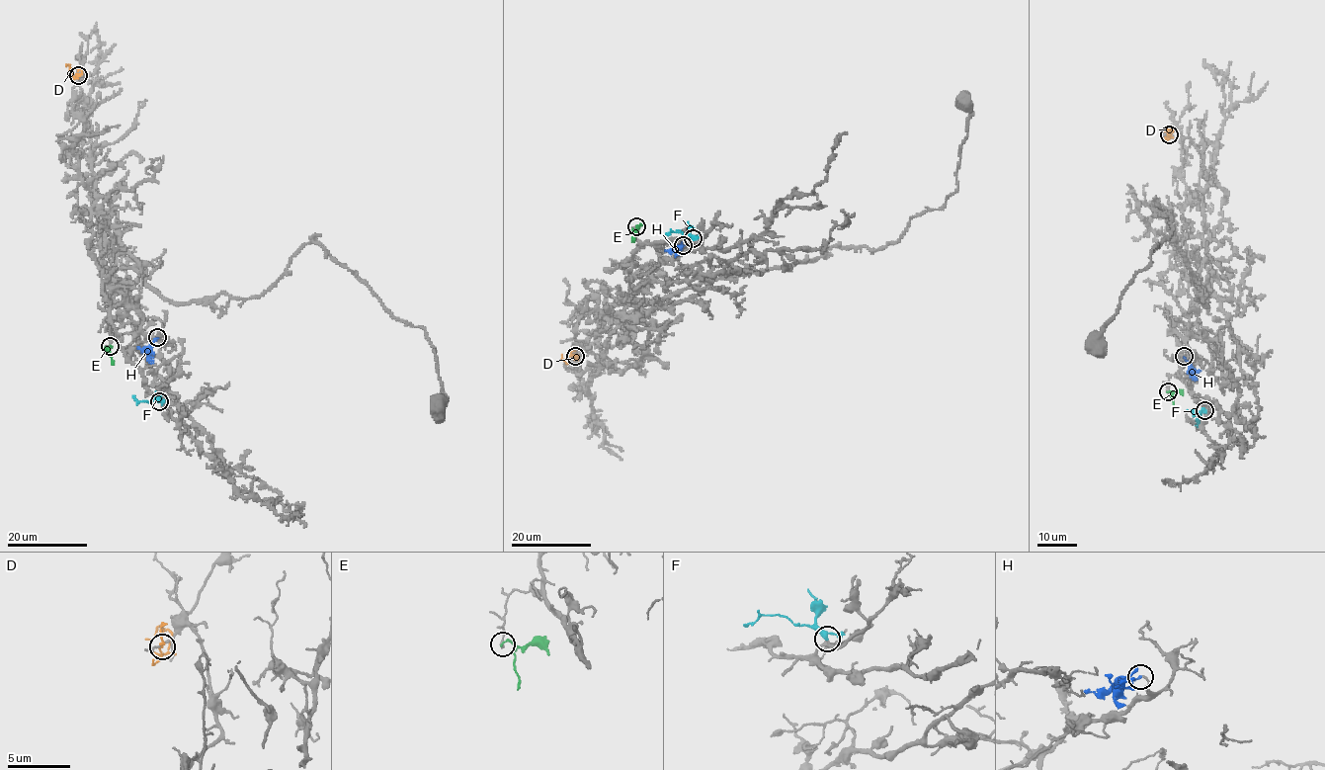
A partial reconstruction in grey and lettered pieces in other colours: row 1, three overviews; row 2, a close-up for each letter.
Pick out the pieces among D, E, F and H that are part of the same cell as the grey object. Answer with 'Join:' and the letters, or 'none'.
Join: F

